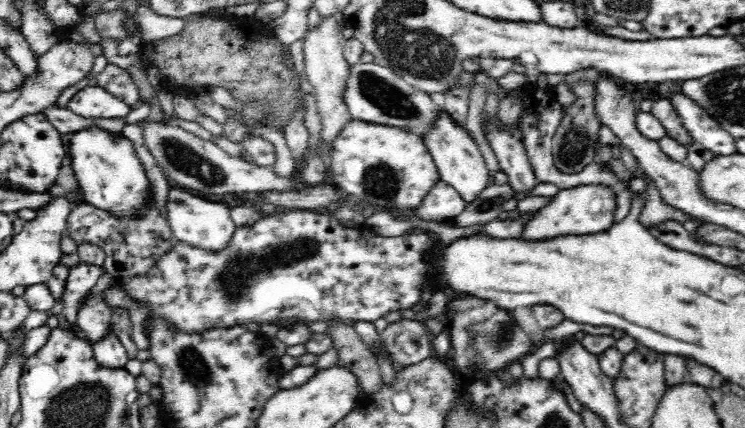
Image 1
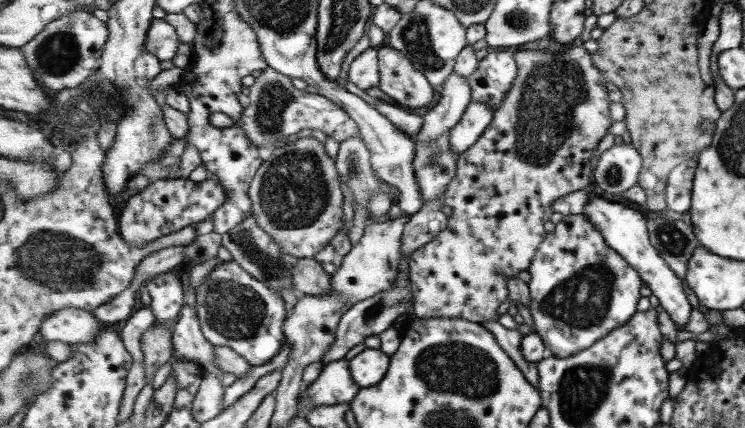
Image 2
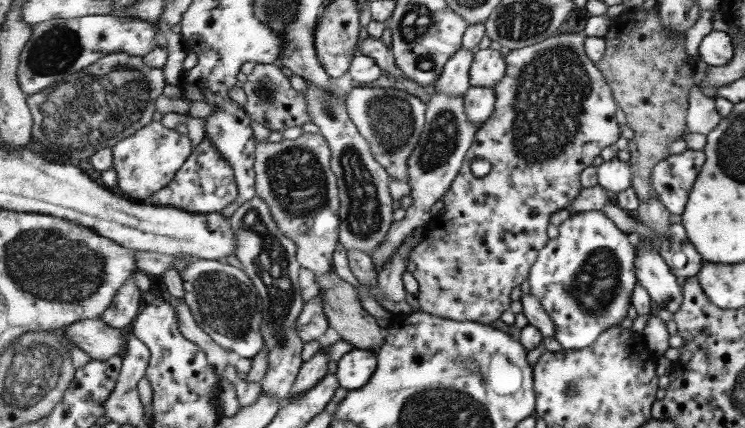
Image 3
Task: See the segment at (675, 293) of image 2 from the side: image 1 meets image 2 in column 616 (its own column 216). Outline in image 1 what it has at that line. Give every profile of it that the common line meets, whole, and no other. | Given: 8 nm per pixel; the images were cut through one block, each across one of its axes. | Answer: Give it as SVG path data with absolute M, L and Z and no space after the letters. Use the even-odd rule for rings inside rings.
M172 182L168 188L165 220L168 221L174 239L214 251L225 247L235 227L230 217L230 208L224 203L211 201L200 195L192 195Z

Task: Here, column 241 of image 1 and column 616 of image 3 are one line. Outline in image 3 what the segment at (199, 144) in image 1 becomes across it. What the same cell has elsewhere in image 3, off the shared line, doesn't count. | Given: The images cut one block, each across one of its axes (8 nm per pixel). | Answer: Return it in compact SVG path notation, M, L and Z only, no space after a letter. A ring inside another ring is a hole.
M617 158L601 163L597 167L598 184L613 192L623 192L632 186L634 179L630 161L624 162Z

